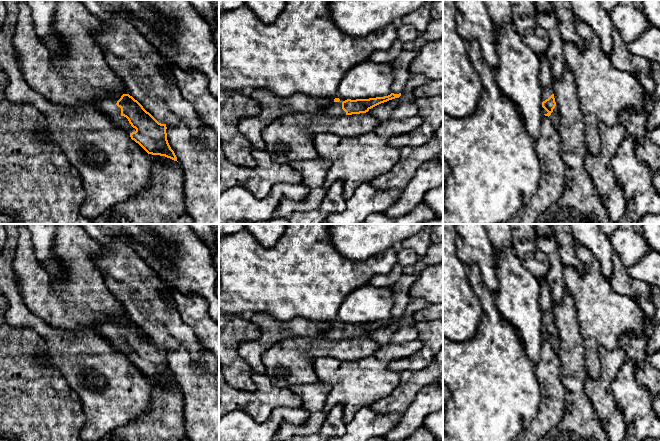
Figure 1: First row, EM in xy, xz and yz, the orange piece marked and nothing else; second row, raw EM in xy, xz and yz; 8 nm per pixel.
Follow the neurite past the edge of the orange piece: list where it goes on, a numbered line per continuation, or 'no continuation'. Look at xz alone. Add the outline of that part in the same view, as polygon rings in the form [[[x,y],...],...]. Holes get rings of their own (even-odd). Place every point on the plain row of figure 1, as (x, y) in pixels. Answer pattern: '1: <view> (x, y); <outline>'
1: xz (335, 332); [[[331,322],[331,327],[326,332],[321,332],[320,336],[330,340],[344,340],[346,336],[342,333],[342,326],[347,323],[340,323],[339,326],[334,325],[335,322]]]

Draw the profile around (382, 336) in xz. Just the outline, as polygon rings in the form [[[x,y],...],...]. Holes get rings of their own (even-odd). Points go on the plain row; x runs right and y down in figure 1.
[[[423,299],[412,300],[412,302],[408,304],[408,307],[399,322],[381,327],[369,333],[368,337],[380,346],[389,343],[405,343],[417,340],[418,331],[411,316],[428,305],[429,304]]]

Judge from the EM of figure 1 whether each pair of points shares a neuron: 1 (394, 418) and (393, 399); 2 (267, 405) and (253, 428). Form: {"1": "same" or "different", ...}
{"1": "different", "2": "different"}

